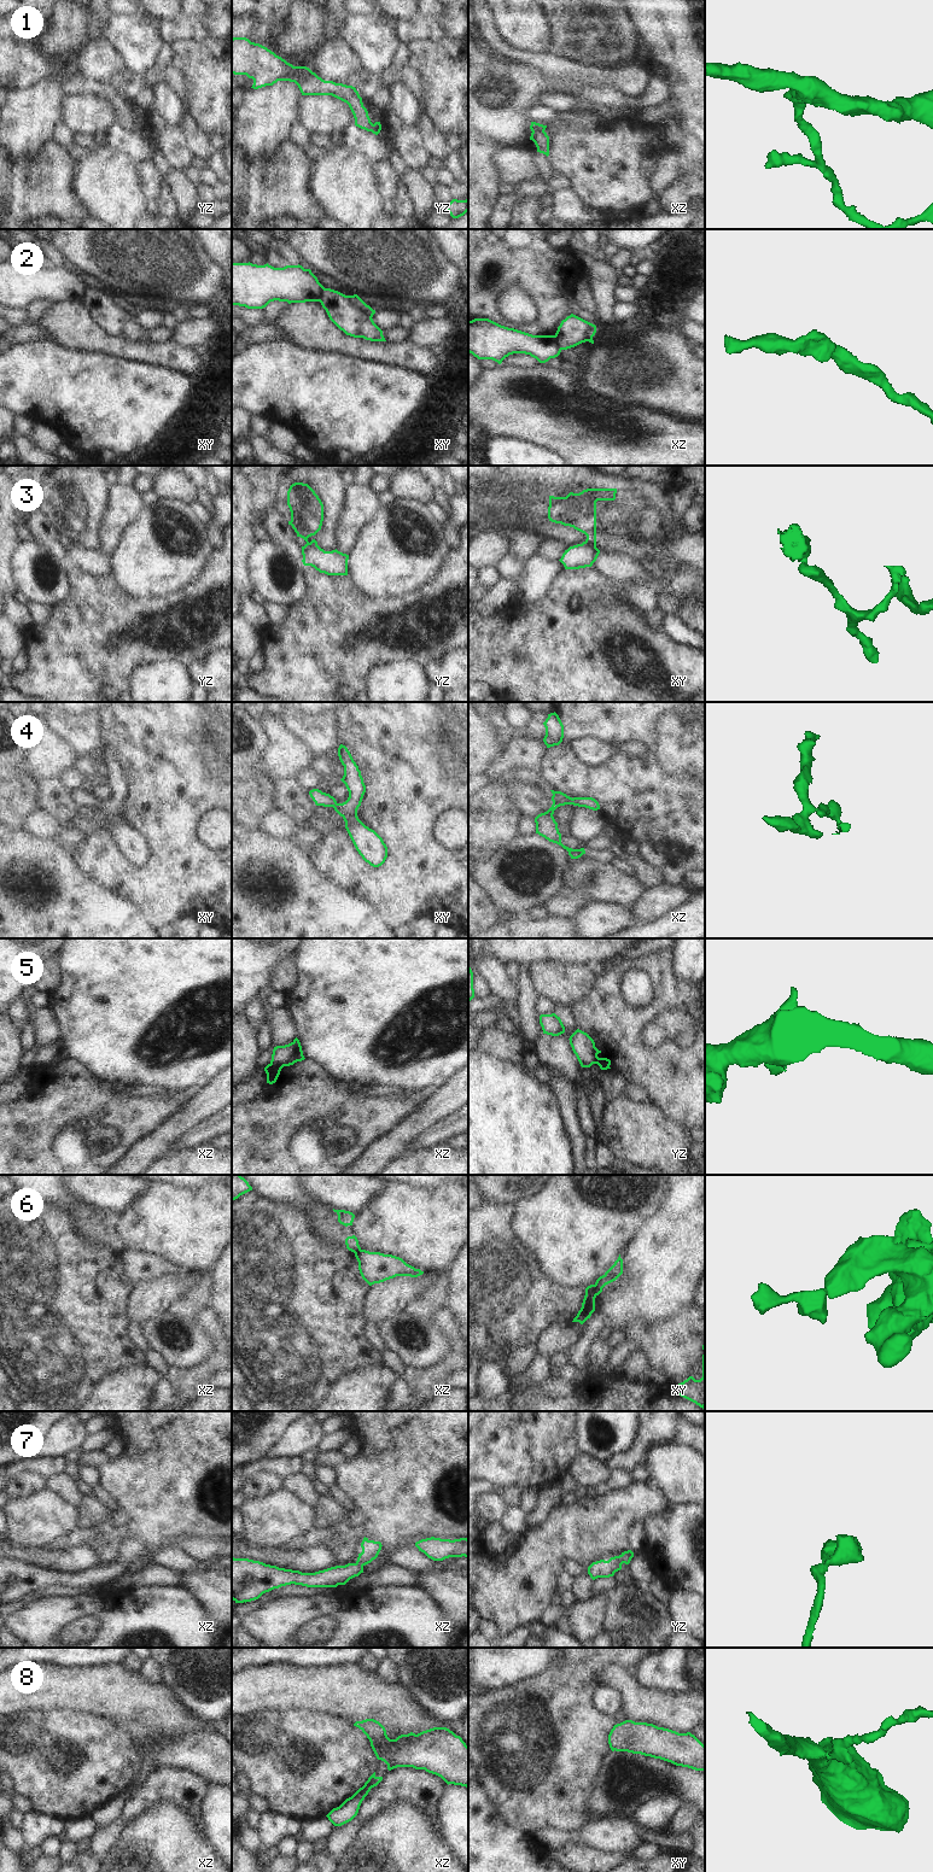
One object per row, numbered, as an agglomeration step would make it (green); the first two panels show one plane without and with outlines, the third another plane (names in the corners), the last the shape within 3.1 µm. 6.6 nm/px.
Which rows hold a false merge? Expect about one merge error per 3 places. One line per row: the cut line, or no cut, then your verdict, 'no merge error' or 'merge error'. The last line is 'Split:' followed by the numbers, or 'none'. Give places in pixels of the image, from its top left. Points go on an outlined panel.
1: no cut; no merge error
2: cut in xz along (553, 335), (563, 349); merge error
3: cut in xy along (582, 543), (589, 543), (595, 547); merge error
4: no cut; no merge error
5: cut in yz along (596, 1048), (594, 1063); merge error
6: cut in xy along (594, 1285), (598, 1294); merge error
7: no cut; no merge error
8: cut in xz along (374, 1750), (379, 1759); merge error
Split: 2, 3, 5, 6, 8

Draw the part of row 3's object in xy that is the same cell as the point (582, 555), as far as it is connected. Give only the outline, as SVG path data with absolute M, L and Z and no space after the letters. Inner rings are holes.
M577 544L570 546L559 560L565 569L579 569L591 567L596 561L600 550L591 544Z

